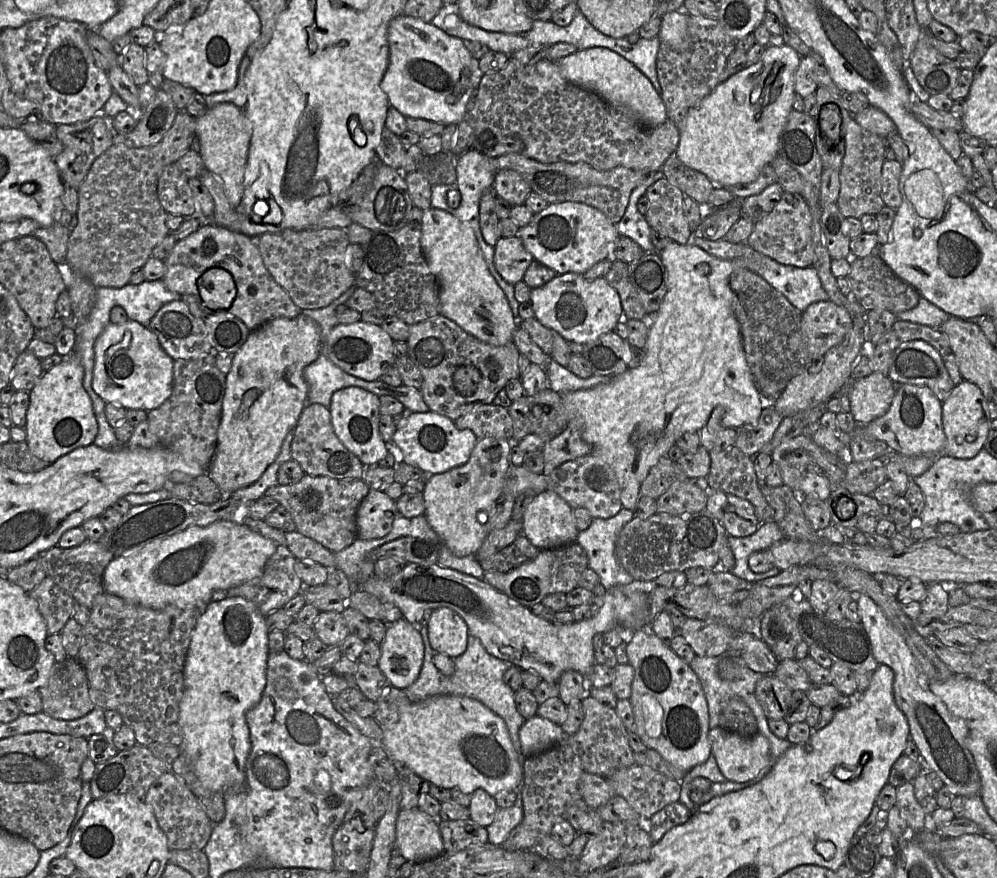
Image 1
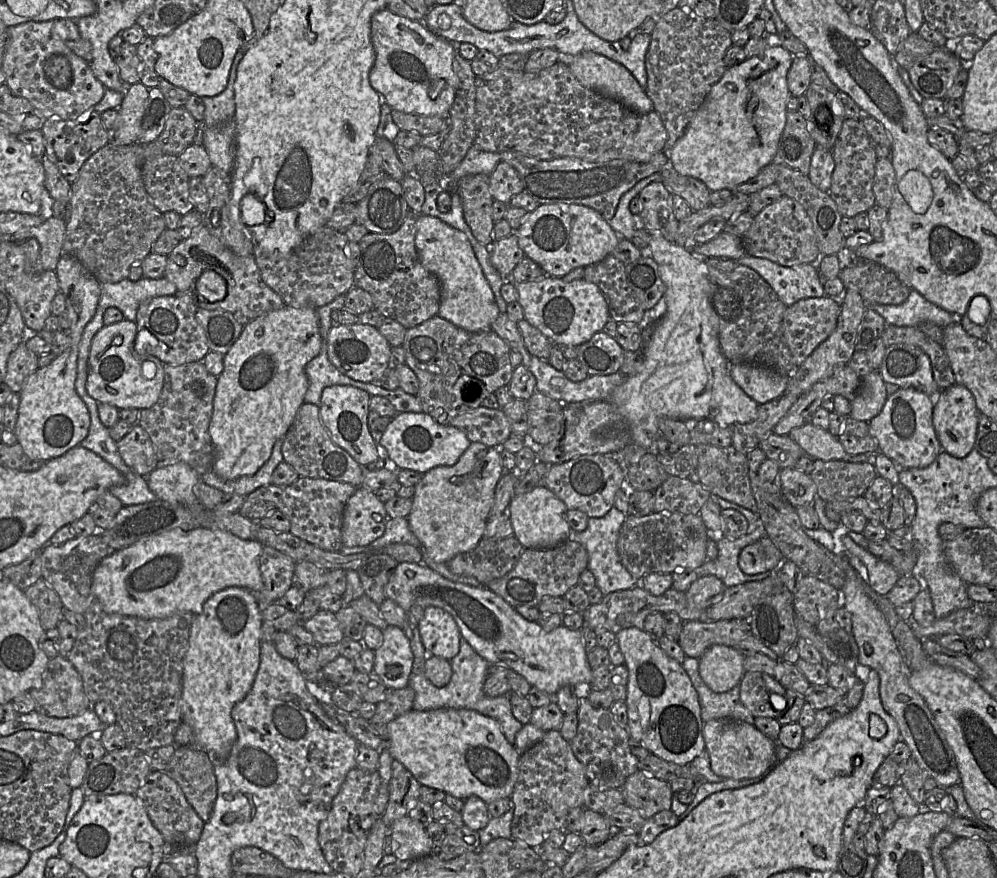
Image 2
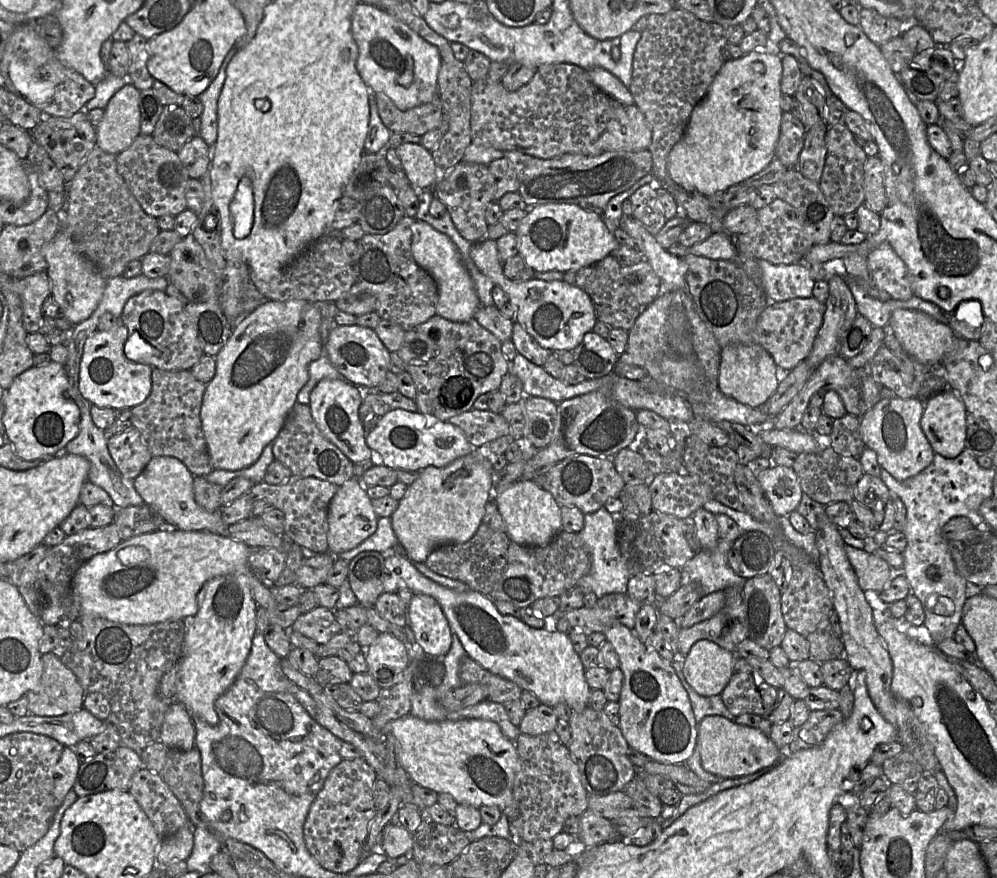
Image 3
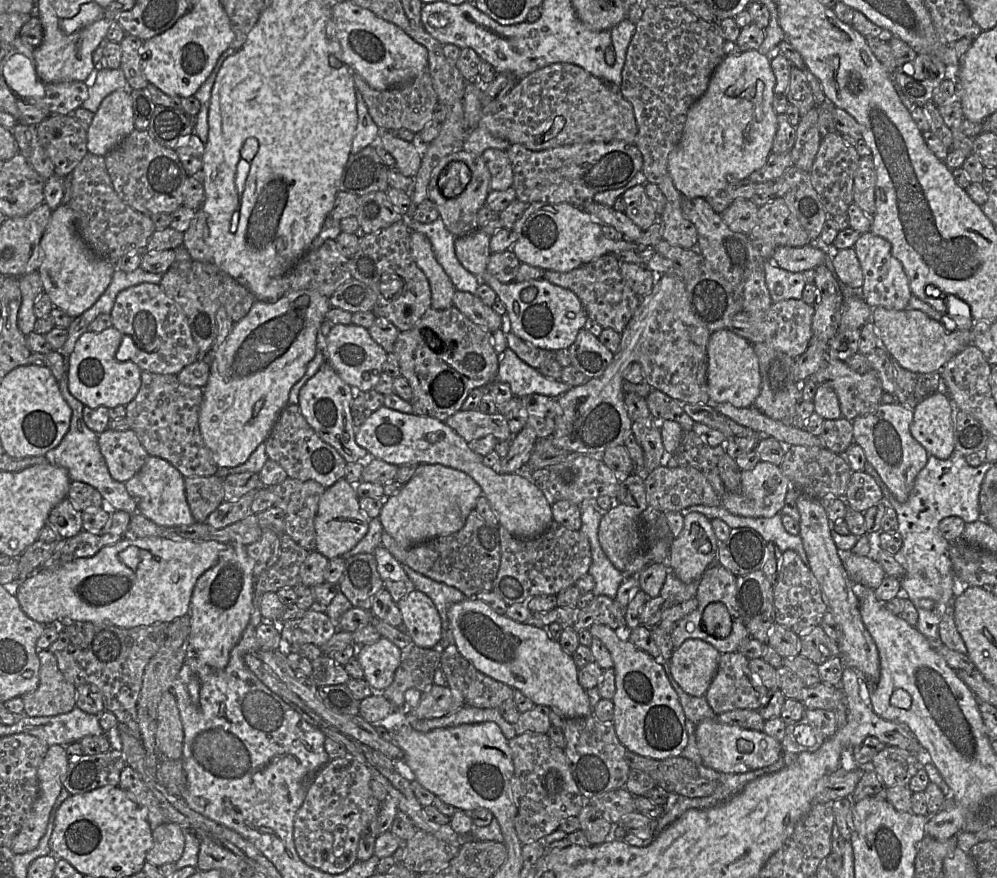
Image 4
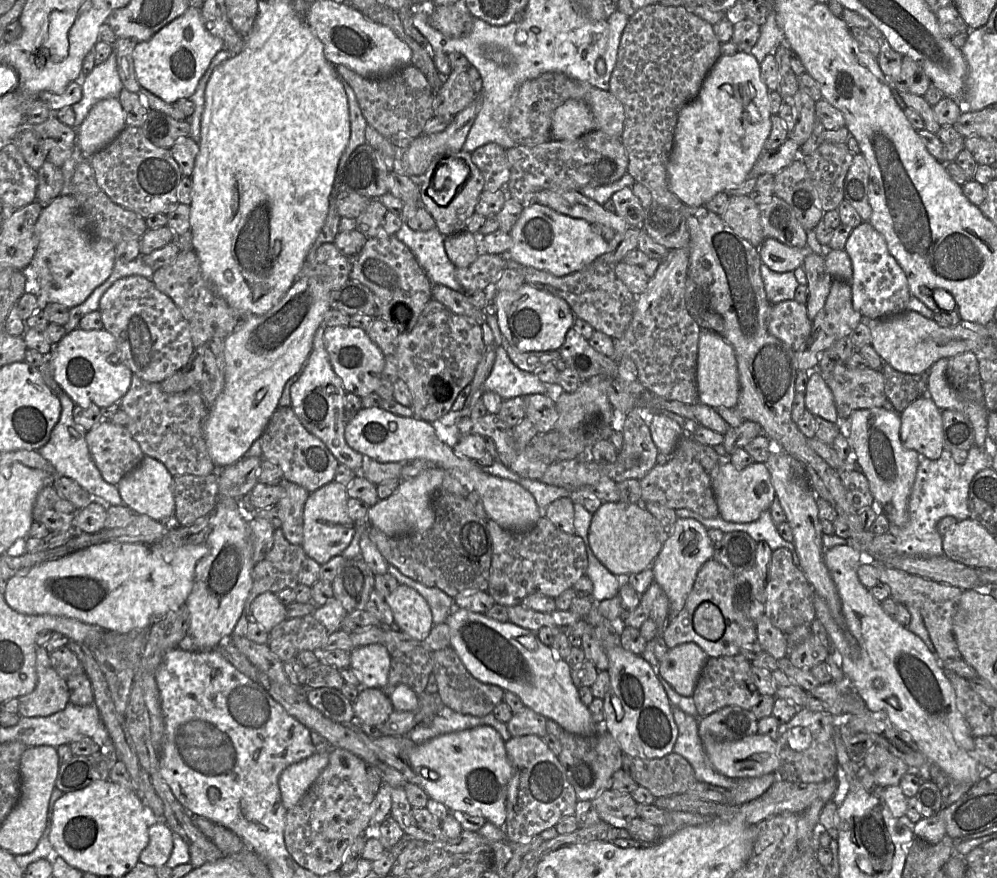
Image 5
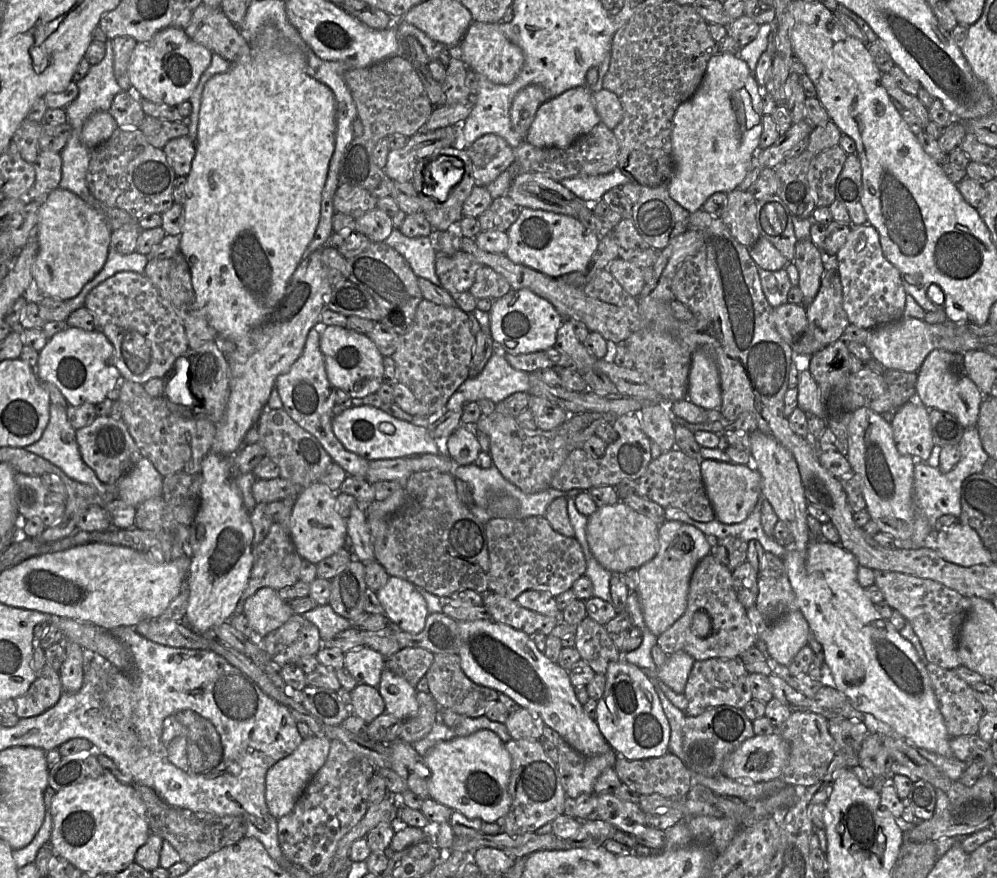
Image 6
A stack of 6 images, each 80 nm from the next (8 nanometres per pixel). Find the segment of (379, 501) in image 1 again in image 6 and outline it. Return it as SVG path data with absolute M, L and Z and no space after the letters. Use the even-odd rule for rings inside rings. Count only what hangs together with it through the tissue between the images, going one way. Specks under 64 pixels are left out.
M320 482L304 488L292 509L288 534L302 559L317 564L344 546L347 539L346 520L335 509L336 493Z

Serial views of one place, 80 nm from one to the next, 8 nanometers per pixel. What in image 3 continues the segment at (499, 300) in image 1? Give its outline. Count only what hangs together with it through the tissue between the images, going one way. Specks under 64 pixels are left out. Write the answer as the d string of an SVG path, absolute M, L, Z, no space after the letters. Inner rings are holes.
M417 220L412 226L412 254L416 263L435 280L438 288L437 315L453 321L467 322L474 319L481 305L473 280L461 260L453 241L428 223Z

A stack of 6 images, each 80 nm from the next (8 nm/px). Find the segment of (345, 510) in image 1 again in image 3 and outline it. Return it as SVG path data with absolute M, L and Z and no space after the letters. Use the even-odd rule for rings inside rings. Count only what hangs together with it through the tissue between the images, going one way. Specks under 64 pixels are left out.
M292 475L286 484L270 485L265 482L255 484L248 492L235 499L231 504L220 507L218 511L223 522L230 526L248 519L255 502L267 500L274 508L283 512L286 536L309 553L326 553L328 552L328 507L338 488L335 484L314 477Z

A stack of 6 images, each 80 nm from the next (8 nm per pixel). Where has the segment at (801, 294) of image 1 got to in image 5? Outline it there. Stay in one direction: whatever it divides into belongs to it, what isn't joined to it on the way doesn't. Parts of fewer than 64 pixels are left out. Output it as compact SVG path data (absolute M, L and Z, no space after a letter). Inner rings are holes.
M763 263L760 266L760 272L767 299L772 305L794 300L799 283L793 272L774 272Z

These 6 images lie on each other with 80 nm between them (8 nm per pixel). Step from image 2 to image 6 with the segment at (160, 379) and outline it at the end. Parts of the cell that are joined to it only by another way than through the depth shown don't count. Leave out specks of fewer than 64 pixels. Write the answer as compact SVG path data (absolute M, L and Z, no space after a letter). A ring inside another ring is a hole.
M66 327L48 339L39 352L35 373L40 381L56 386L69 405L96 405L104 401L114 389L120 389L121 381L124 380L119 370L111 363L113 353L114 347L103 333Z

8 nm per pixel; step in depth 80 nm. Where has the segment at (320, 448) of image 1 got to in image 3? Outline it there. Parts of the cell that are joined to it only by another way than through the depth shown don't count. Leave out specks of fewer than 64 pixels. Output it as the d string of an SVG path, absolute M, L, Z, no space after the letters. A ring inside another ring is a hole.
M296 403L292 407L273 441L272 451L274 459L289 468L294 476L314 477L338 487L354 478L354 463L323 436L311 415L309 405Z

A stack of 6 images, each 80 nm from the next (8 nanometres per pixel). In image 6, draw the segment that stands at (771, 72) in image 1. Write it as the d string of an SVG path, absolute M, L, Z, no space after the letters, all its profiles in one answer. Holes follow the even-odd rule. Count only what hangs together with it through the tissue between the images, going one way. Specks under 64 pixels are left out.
M719 52L708 61L703 80L696 92L676 109L671 130L674 172L668 191L670 197L690 214L702 209L704 202L713 193L729 193L742 183L752 157L760 150L763 99L762 88L748 64L738 55Z

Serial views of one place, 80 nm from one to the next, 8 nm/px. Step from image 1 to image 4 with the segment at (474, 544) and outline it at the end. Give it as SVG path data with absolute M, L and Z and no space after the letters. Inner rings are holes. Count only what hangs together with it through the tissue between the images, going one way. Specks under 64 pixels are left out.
M439 464L420 465L412 479L403 485L399 493L385 500L378 518L383 531L399 546L408 549L426 540L459 531L464 526L468 515L475 510L477 499L481 495L479 484L462 471Z

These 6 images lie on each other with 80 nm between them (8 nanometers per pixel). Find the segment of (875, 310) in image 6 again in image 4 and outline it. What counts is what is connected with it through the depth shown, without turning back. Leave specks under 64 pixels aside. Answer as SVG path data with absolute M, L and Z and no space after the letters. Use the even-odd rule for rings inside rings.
M871 231L862 233L853 246L862 272L862 299L871 308L883 307L891 310L906 309L912 297L908 277L902 264L891 251L891 244Z

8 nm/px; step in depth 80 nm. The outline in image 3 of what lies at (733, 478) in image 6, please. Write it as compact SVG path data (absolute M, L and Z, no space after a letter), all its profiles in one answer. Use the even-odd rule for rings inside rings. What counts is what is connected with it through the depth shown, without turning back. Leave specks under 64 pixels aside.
M772 465L756 478L777 516L787 517L797 509L804 493L791 467Z

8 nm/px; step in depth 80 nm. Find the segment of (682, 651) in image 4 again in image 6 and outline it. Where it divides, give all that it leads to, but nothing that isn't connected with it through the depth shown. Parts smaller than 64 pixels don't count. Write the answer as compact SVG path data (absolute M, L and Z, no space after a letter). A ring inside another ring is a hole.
M679 651L667 656L664 665L657 668L657 677L674 692L682 694L695 663L689 654Z

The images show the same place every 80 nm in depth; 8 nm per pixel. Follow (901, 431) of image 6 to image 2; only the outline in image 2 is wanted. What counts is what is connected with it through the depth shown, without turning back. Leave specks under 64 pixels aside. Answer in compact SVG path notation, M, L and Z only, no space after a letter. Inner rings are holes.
M956 384L941 391L934 399L932 421L942 451L957 459L966 457L974 449L980 415L973 394L966 387Z

